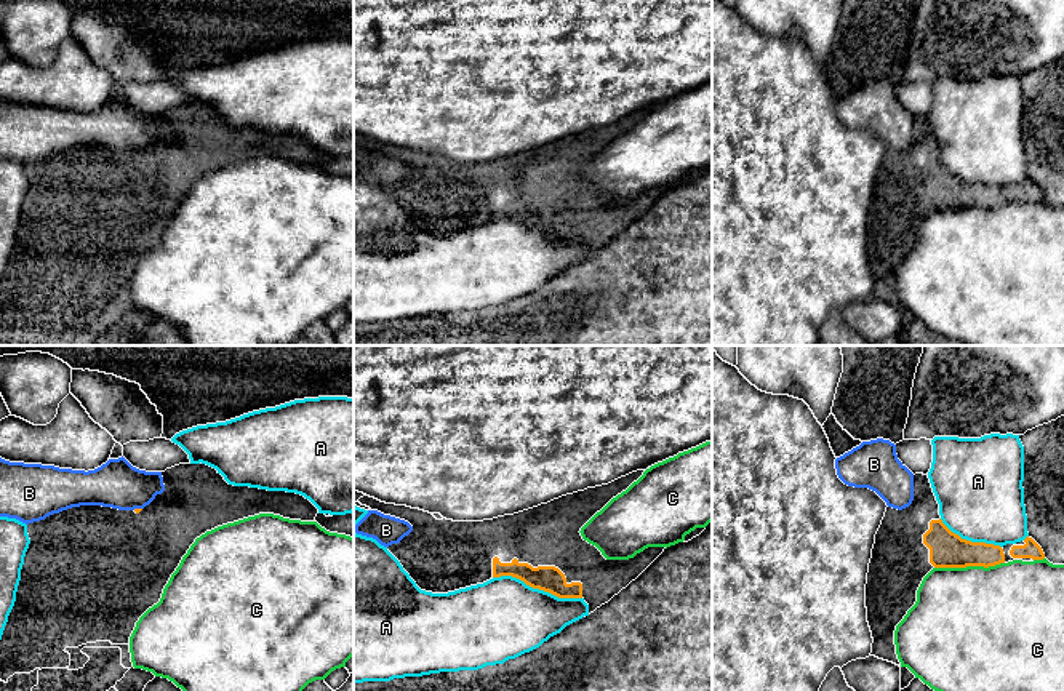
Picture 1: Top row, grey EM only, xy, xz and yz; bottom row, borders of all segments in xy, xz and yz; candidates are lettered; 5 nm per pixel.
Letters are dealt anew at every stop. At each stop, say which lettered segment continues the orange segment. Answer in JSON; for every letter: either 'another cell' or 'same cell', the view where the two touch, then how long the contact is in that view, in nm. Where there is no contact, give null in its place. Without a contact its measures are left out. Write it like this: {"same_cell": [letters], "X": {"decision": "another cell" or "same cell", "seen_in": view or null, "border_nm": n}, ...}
{"same_cell": [], "A": {"decision": "another cell", "seen_in": "xz", "border_nm": 460}, "B": {"decision": "another cell", "seen_in": "xy", "border_nm": 50}, "C": {"decision": "another cell", "seen_in": "yz", "border_nm": 360}}

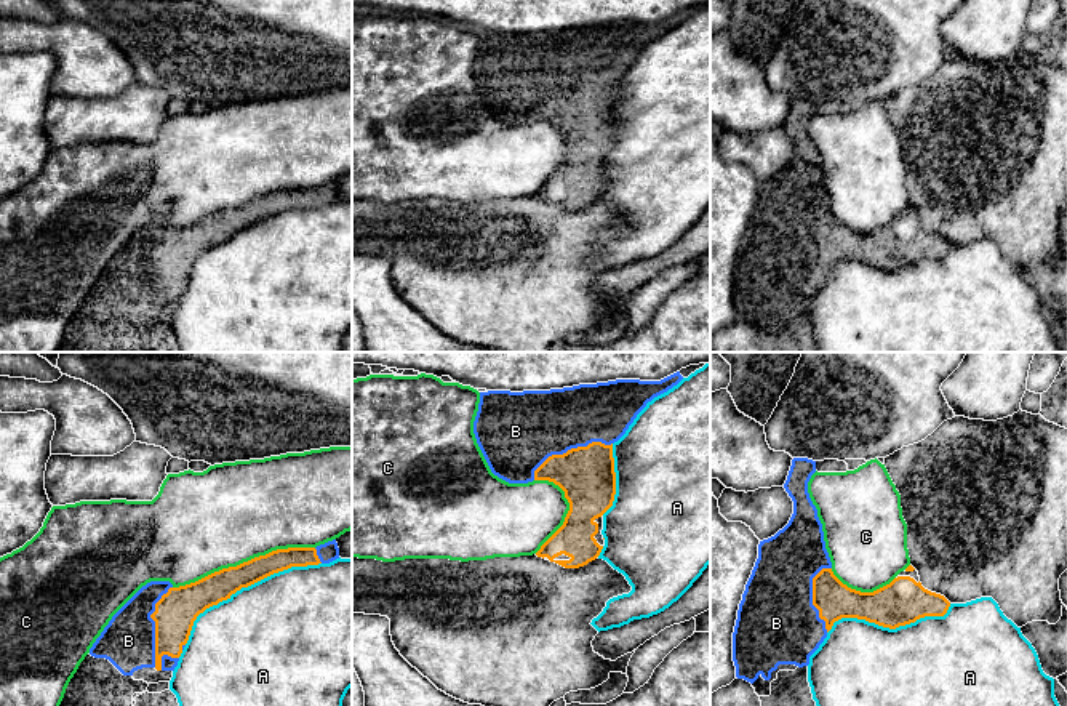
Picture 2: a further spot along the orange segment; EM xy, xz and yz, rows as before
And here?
{"same_cell": ["B"], "A": {"decision": "another cell", "seen_in": "xy", "border_nm": 800}, "B": {"decision": "same cell", "seen_in": "xz", "border_nm": 440}, "C": {"decision": "another cell", "seen_in": "xy", "border_nm": 750}}

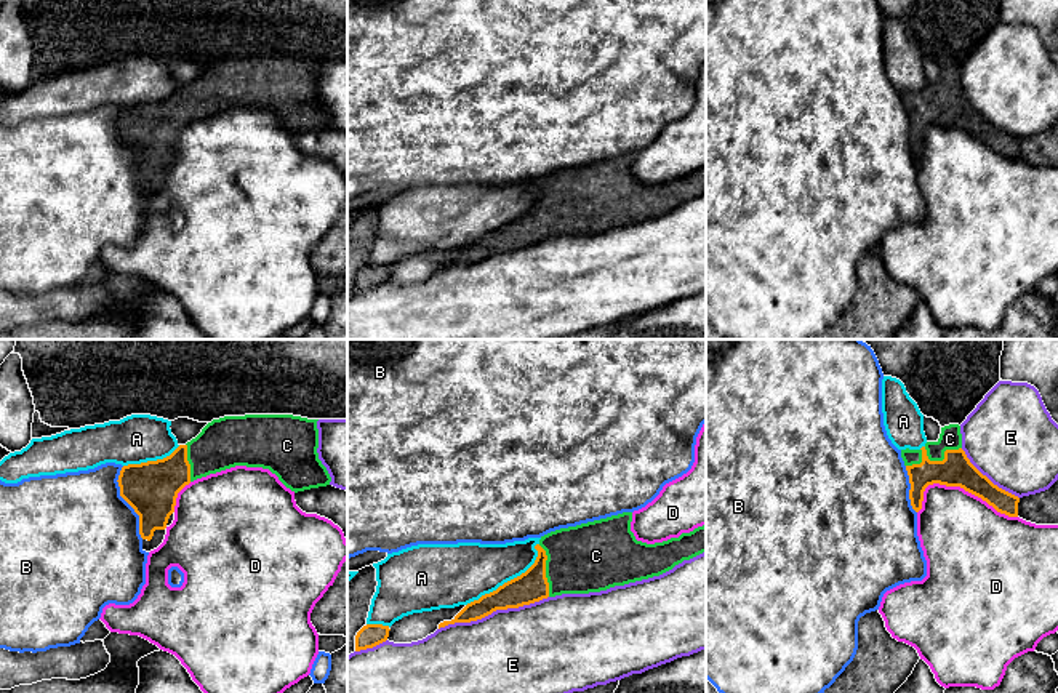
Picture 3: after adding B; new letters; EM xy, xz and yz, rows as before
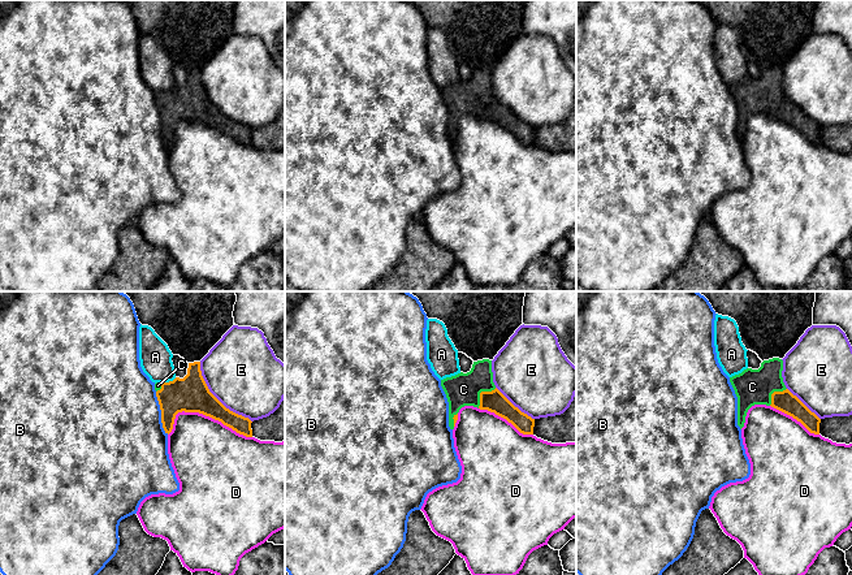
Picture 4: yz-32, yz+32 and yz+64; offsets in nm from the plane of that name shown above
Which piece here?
{"same_cell": ["C"], "A": {"decision": "another cell", "seen_in": "xz", "border_nm": 480}, "B": {"decision": "another cell", "seen_in": "xy", "border_nm": 380}, "C": {"decision": "same cell", "seen_in": "yz", "border_nm": 300}, "D": {"decision": "another cell", "seen_in": "yz", "border_nm": 500}, "E": {"decision": "another cell", "seen_in": "xz", "border_nm": 600}}

